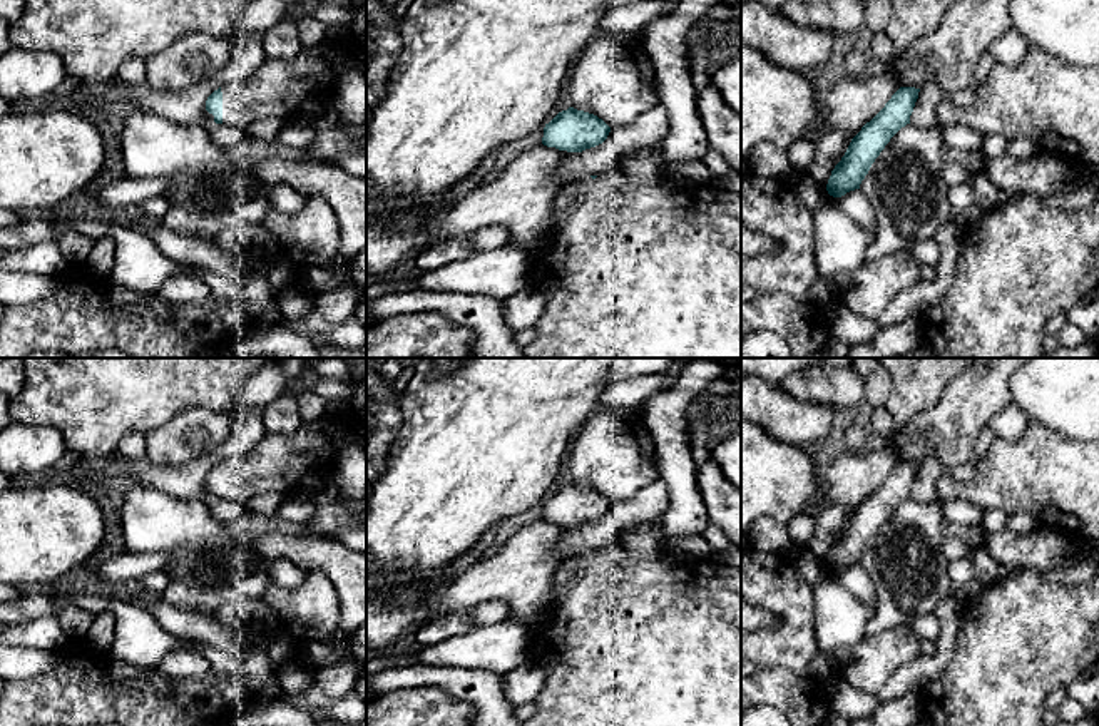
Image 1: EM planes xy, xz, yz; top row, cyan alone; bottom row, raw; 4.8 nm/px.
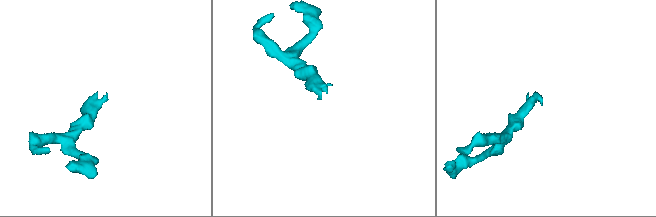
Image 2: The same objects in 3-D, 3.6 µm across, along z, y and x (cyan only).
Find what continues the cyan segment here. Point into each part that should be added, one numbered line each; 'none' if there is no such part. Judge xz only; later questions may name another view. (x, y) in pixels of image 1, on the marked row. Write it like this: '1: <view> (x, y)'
1: xz (636, 270)

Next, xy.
1: xy (276, 89)

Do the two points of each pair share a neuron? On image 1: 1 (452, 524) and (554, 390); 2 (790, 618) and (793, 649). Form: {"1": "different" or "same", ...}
{"1": "same", "2": "same"}

